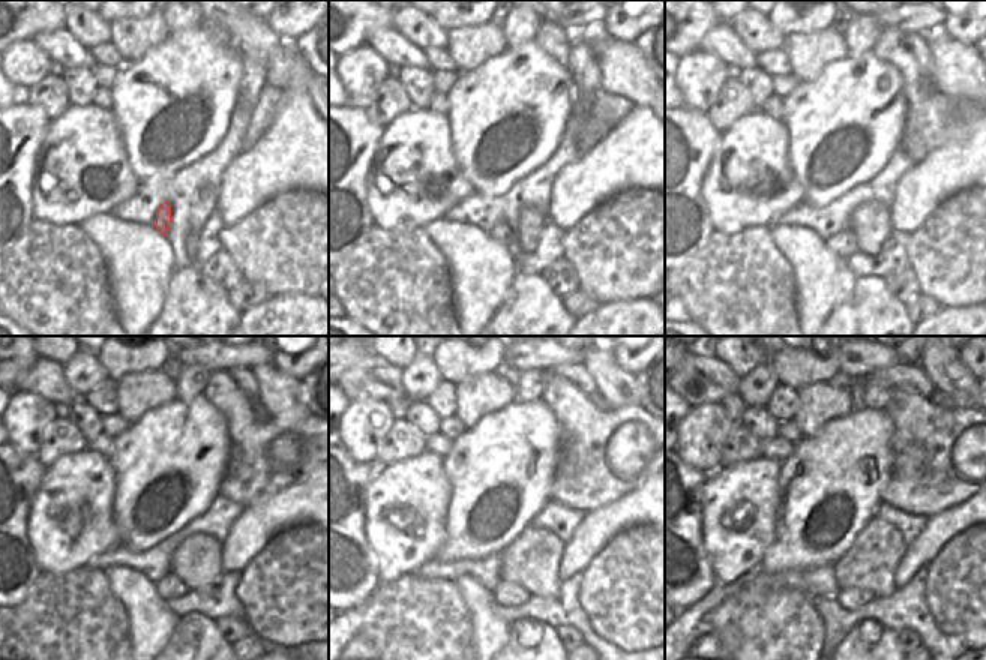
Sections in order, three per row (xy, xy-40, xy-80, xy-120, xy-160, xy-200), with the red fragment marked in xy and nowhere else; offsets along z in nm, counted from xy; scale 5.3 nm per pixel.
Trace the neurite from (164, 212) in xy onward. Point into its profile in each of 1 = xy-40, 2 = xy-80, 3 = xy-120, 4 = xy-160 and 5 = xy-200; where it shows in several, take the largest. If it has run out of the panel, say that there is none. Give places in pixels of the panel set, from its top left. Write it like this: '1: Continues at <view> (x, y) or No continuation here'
1: Continues at xy-40 (503, 234)
2: Continues at xy-80 (842, 243)
3: Continues at xy-120 (170, 588)
4: Continues at xy-160 (506, 593)
5: Continues at xy-200 (848, 599)

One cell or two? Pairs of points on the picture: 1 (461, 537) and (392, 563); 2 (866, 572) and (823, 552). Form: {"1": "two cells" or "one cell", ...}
{"1": "two cells", "2": "two cells"}

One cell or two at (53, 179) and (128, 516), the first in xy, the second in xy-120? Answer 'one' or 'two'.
two

